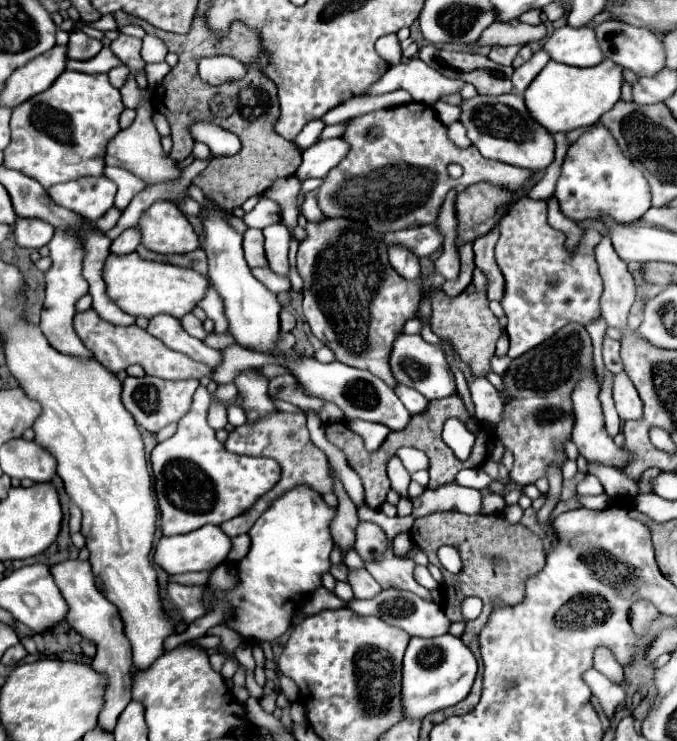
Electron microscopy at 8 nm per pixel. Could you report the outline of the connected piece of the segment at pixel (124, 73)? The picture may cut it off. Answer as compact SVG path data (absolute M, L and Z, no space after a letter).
M117 66L117 68L109 70L109 80L115 88L121 88L127 78L129 78L129 68L127 66Z

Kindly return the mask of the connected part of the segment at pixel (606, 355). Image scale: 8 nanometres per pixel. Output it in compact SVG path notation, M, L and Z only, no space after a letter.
M605 338L605 342L603 342L603 360L605 360L605 368L613 374L623 372L623 362L621 362L621 356L619 356L619 348L621 348L621 344L617 340Z

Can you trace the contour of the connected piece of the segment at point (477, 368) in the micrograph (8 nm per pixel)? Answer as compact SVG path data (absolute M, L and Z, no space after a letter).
M475 268L469 288L463 290L459 296L449 298L443 290L431 290L429 298L431 298L431 306L433 306L431 330L441 338L449 338L455 344L463 362L467 362L475 374L485 376L487 372L491 372L489 360L495 354L495 342L501 334L501 326L499 326L499 320L489 310L487 276L479 268Z

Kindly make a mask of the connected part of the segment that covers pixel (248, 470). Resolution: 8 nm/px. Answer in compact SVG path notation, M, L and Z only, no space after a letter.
M199 386L191 410L179 420L177 432L169 440L157 444L151 454L163 536L187 534L205 524L219 526L223 520L245 512L279 482L281 468L275 460L239 456L225 450L215 438L215 430L205 420L209 404L211 396L207 388Z

